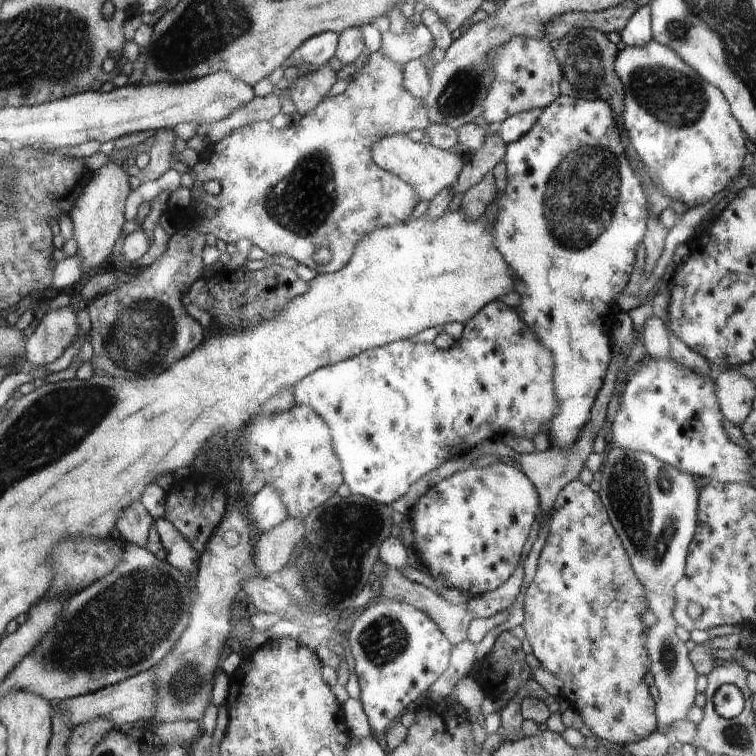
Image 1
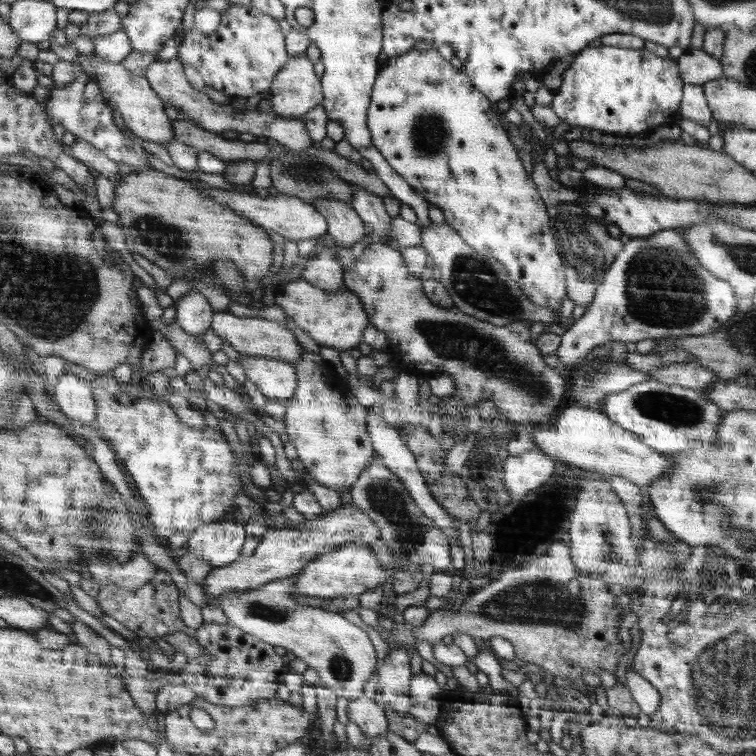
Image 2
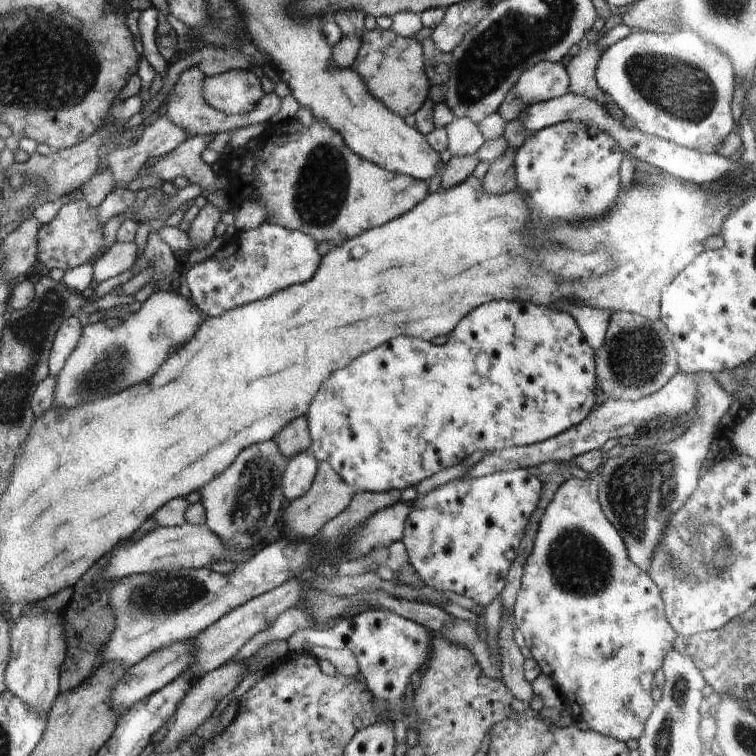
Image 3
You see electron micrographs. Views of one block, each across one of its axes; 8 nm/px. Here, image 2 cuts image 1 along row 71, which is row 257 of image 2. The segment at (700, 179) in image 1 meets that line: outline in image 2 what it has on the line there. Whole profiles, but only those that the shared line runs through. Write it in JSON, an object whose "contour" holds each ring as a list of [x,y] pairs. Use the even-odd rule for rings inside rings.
{"contour":[[[666,229],[652,236],[648,237],[631,237],[626,244],[623,244],[623,249],[616,255],[614,262],[610,265],[610,268],[606,271],[604,279],[602,279],[601,286],[596,289],[596,293],[592,303],[587,306],[585,314],[582,314],[580,320],[572,321],[569,329],[561,336],[560,347],[556,352],[556,355],[560,358],[560,361],[565,365],[565,371],[569,371],[578,363],[583,363],[590,355],[591,350],[601,345],[609,345],[611,342],[640,342],[640,340],[662,340],[665,338],[675,337],[692,337],[699,335],[708,335],[717,332],[721,327],[724,327],[724,322],[728,322],[734,312],[736,312],[736,298],[734,298],[735,292],[728,284],[726,280],[720,280],[720,277],[714,276],[711,272],[708,272],[706,268],[700,264],[695,253],[692,252],[692,248],[688,245],[685,237],[676,233],[674,229]]]}

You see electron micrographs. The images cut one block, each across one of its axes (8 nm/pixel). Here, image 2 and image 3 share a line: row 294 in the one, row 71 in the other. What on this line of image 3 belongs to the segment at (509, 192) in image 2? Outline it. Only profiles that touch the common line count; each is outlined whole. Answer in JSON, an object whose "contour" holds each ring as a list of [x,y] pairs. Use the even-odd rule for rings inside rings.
{"contour":[[[536,62],[532,69],[528,69],[515,89],[511,91],[514,98],[522,100],[524,104],[542,103],[559,98],[570,91],[570,76],[561,62]]]}

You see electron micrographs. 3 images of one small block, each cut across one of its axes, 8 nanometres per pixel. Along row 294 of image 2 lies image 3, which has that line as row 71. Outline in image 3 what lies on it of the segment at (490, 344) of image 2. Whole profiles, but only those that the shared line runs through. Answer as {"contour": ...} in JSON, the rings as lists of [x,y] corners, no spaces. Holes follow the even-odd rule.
{"contour":[[[389,30],[364,31],[361,38],[361,48],[350,68],[360,74],[367,90],[384,106],[394,111],[402,119],[415,115],[428,94],[428,78],[424,74],[424,56],[422,44],[416,39],[403,37]]]}

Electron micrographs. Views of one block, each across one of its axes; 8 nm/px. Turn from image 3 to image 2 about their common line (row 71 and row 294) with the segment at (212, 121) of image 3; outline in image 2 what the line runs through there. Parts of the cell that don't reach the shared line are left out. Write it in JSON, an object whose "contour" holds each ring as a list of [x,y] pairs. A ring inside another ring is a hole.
{"contour":[[[186,291],[185,296],[176,301],[174,307],[174,322],[183,332],[202,337],[211,328],[215,313],[201,293]]]}

